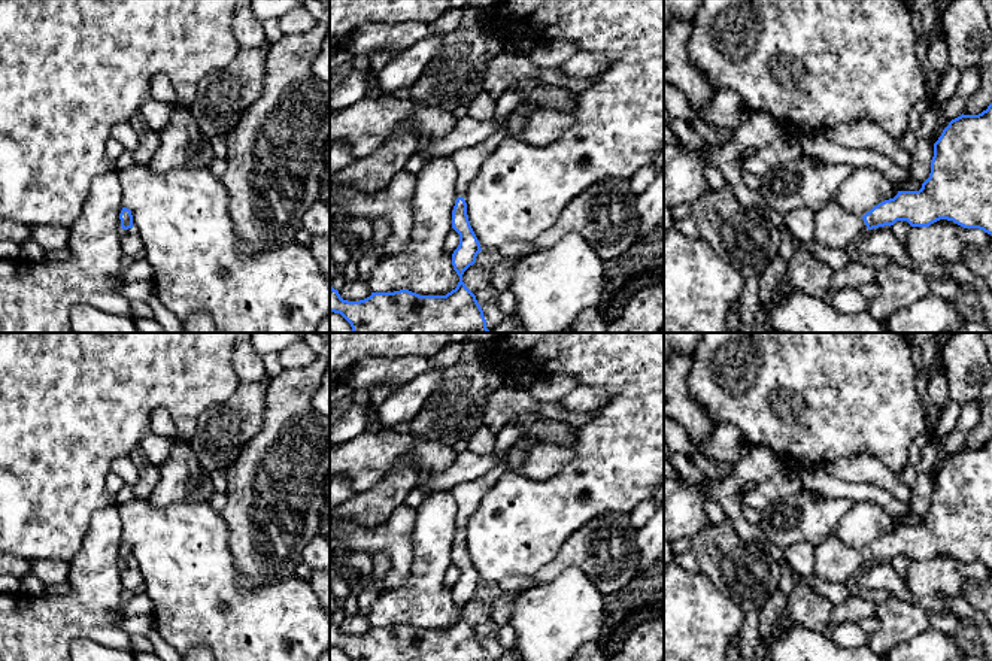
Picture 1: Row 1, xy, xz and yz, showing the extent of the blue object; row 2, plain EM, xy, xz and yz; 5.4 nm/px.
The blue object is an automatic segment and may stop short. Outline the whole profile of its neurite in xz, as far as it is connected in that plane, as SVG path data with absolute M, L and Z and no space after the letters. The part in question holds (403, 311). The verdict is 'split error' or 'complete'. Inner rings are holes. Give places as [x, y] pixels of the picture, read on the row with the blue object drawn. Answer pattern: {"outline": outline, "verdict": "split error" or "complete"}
{"outline": "M497 131L485 142L451 157L458 172L458 198L452 210L452 228L459 234L459 245L452 254L452 266L459 276L456 288L446 295L419 295L400 289L371 292L364 300L348 301L330 283L330 312L340 313L351 324L352 333L489 333L476 295L462 282L464 272L482 251L468 221L464 192L507 134Z", "verdict": "split error"}

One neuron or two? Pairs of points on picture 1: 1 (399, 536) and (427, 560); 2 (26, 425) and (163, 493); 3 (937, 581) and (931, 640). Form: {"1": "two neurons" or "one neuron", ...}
{"1": "two neurons", "2": "two neurons", "3": "two neurons"}

